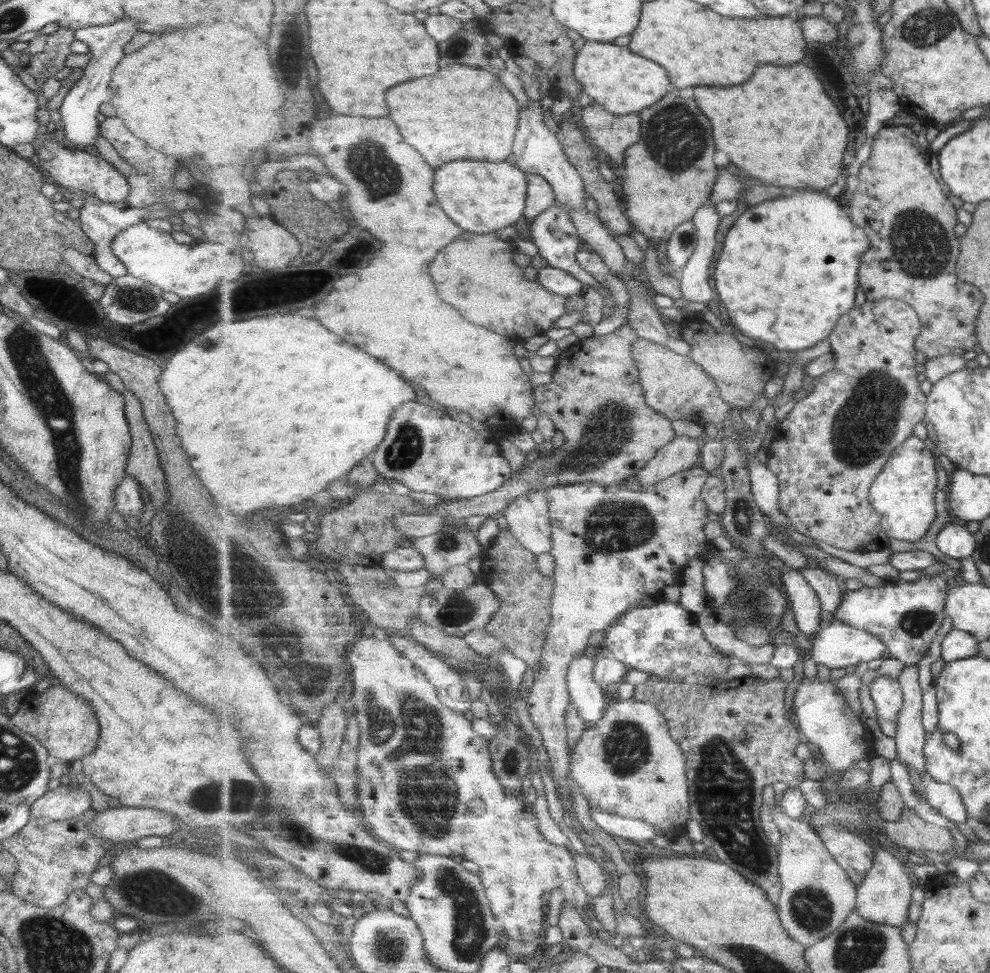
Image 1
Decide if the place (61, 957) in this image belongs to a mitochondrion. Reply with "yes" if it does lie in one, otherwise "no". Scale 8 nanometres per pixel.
yes

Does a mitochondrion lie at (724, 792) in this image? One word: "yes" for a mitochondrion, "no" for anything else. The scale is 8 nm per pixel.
yes

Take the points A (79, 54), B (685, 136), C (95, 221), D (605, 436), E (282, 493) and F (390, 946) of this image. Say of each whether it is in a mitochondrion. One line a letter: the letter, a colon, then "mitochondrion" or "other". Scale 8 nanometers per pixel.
A: other
B: mitochondrion
C: other
D: mitochondrion
E: other
F: mitochondrion

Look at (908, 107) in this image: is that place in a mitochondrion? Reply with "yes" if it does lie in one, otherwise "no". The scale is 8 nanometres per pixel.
no

